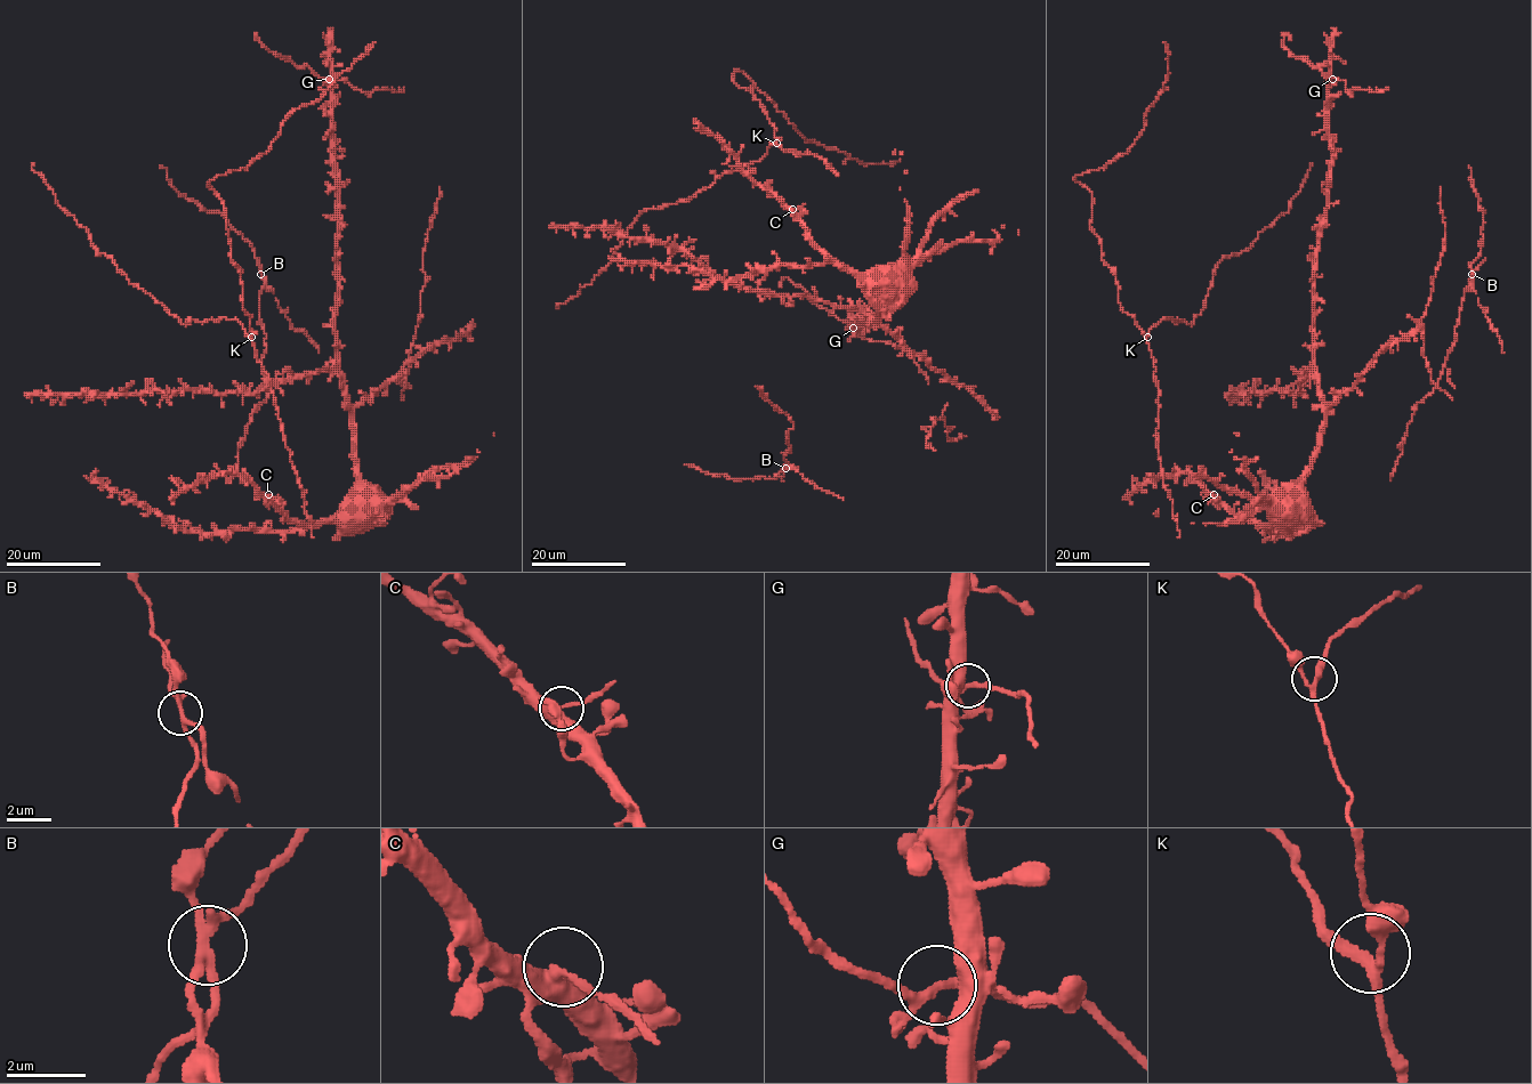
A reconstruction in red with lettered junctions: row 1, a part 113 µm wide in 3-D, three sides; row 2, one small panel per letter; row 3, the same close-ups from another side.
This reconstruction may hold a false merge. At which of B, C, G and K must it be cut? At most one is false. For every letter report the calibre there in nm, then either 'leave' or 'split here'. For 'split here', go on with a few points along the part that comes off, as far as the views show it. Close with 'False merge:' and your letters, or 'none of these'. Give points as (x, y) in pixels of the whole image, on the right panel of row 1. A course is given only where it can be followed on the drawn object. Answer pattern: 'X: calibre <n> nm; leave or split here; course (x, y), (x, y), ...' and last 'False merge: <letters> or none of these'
B: calibre 240 nm; split here; course (1472, 274), (1473, 282), (1466, 289), (1454, 346), (1438, 383), (1417, 404), (1406, 426), (1402, 455), (1389, 482)
C: calibre 400 nm; leave
G: calibre 220 nm; leave
K: calibre 240 nm; leave
False merge: B

